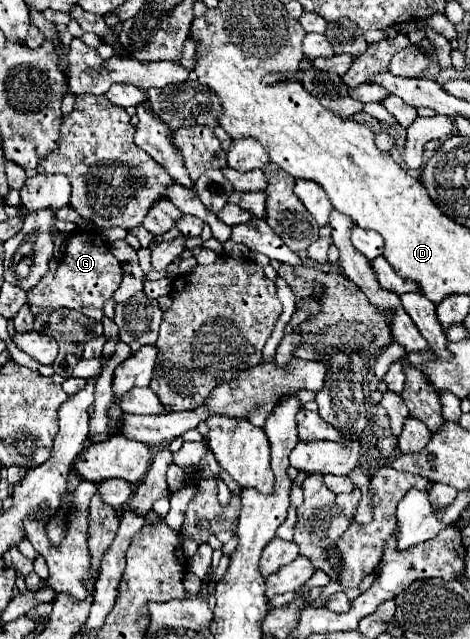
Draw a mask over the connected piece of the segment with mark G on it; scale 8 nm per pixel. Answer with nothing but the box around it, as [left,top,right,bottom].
[26,233,122,321]

